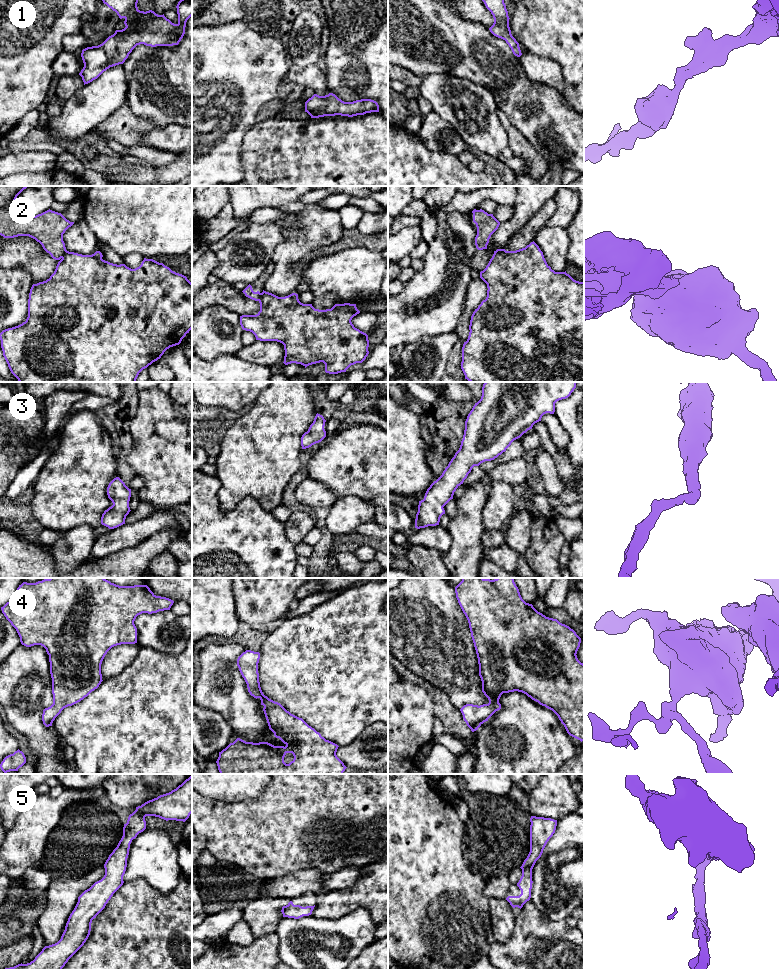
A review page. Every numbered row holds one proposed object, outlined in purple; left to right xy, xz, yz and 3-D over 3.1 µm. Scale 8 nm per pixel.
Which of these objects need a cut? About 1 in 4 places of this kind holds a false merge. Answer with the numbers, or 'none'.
2

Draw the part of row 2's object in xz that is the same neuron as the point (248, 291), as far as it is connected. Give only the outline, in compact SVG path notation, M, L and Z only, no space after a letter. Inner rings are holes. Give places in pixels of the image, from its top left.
M250 284L242 292L245 294L246 297L255 301L259 301L262 294L259 291L254 292Z

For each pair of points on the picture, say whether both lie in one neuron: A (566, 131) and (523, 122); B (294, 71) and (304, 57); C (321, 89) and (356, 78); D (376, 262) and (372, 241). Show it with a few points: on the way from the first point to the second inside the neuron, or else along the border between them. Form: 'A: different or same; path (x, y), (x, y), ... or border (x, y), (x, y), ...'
A: same; path (555, 124), (552, 121), (534, 121)
B: different; border (290, 62), (296, 65), (316, 64)
C: different; border (325, 71), (327, 86), (330, 91)
D: different; border (351, 247), (366, 247), (377, 251)

